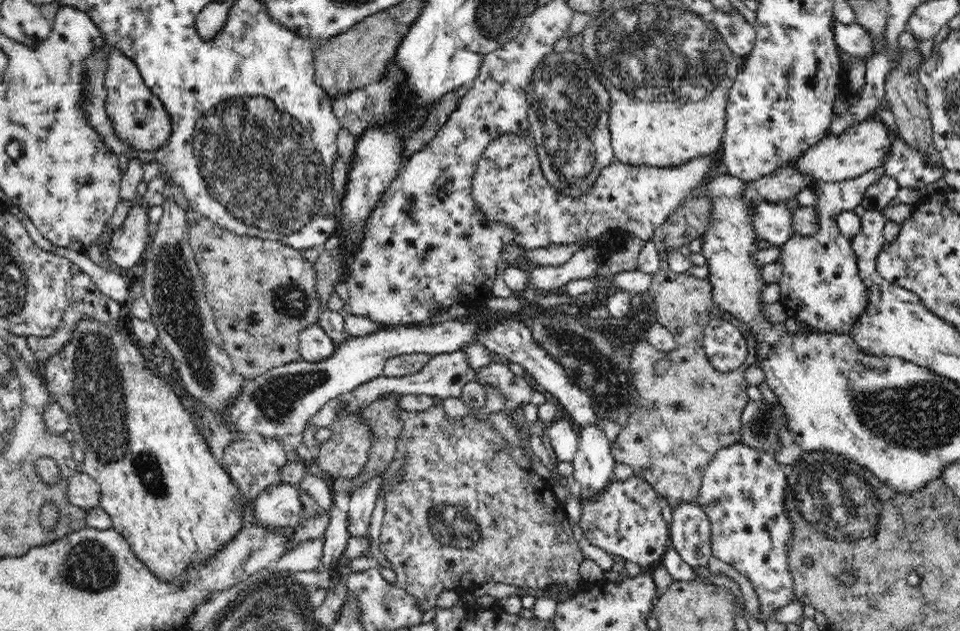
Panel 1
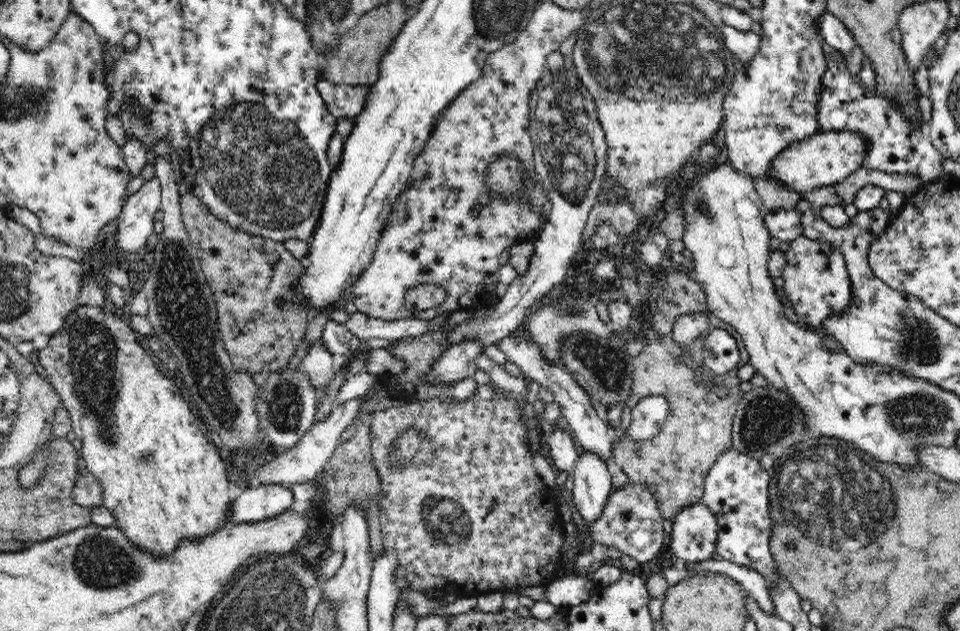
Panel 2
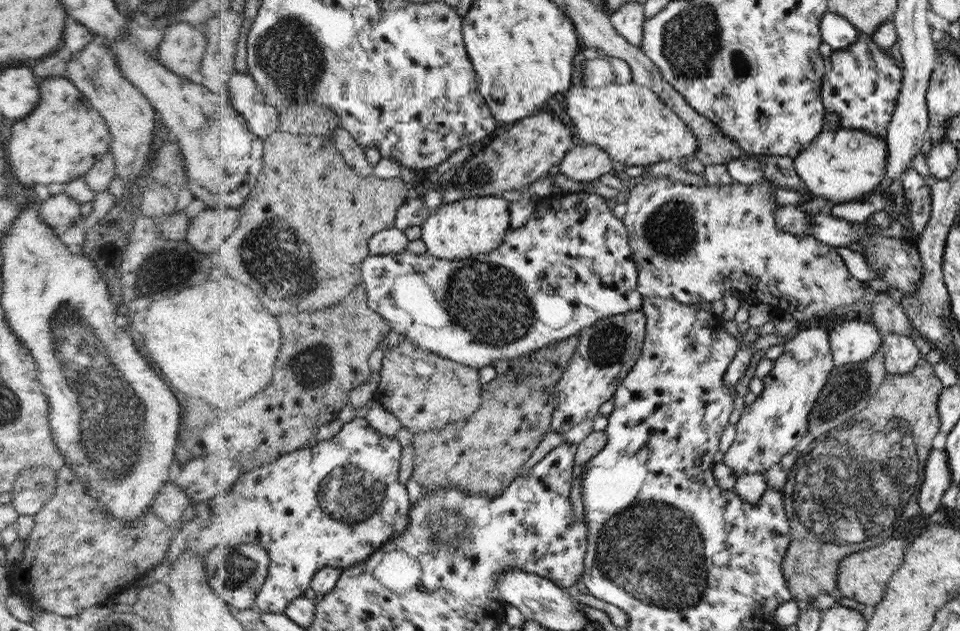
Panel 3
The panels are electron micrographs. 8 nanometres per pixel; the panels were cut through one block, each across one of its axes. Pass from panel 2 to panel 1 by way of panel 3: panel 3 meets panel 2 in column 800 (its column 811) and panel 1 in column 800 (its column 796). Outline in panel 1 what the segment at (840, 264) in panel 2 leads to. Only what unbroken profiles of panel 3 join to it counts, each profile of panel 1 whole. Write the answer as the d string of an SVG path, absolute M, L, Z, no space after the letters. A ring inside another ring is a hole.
M872 169L842 182L812 183L808 188L817 196L817 204L812 208L818 212L819 230L814 235L794 234L781 246L778 260L783 274L778 282L779 301L812 331L849 335L866 308L869 297L858 271L858 259L850 238L838 229L837 220L838 213L853 211L862 204L868 186L881 175L882 171Z

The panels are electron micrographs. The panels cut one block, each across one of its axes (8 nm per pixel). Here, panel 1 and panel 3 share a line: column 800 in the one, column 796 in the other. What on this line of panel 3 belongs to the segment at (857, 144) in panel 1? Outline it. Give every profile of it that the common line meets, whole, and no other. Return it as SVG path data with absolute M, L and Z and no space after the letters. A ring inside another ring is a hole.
M836 129L824 130L812 140L806 149L793 158L793 165L798 176L806 185L806 191L815 197L824 197L830 204L846 204L859 201L866 194L874 193L876 186L882 182L888 169L888 142L886 136L876 136L866 130Z

